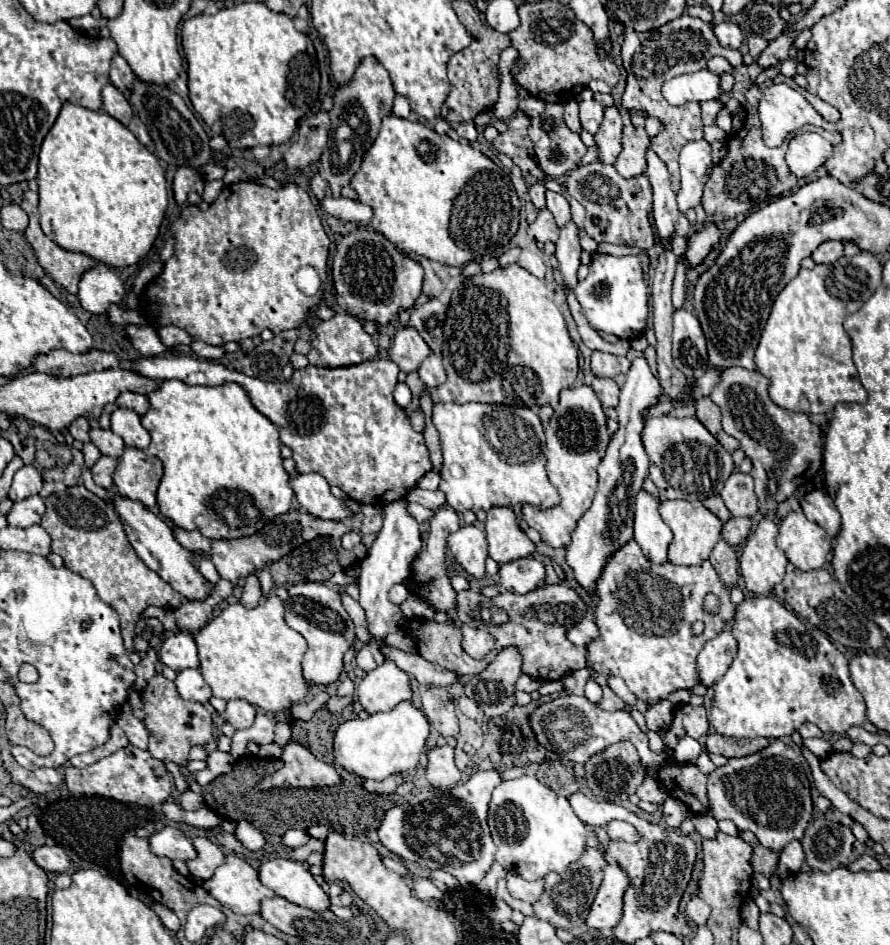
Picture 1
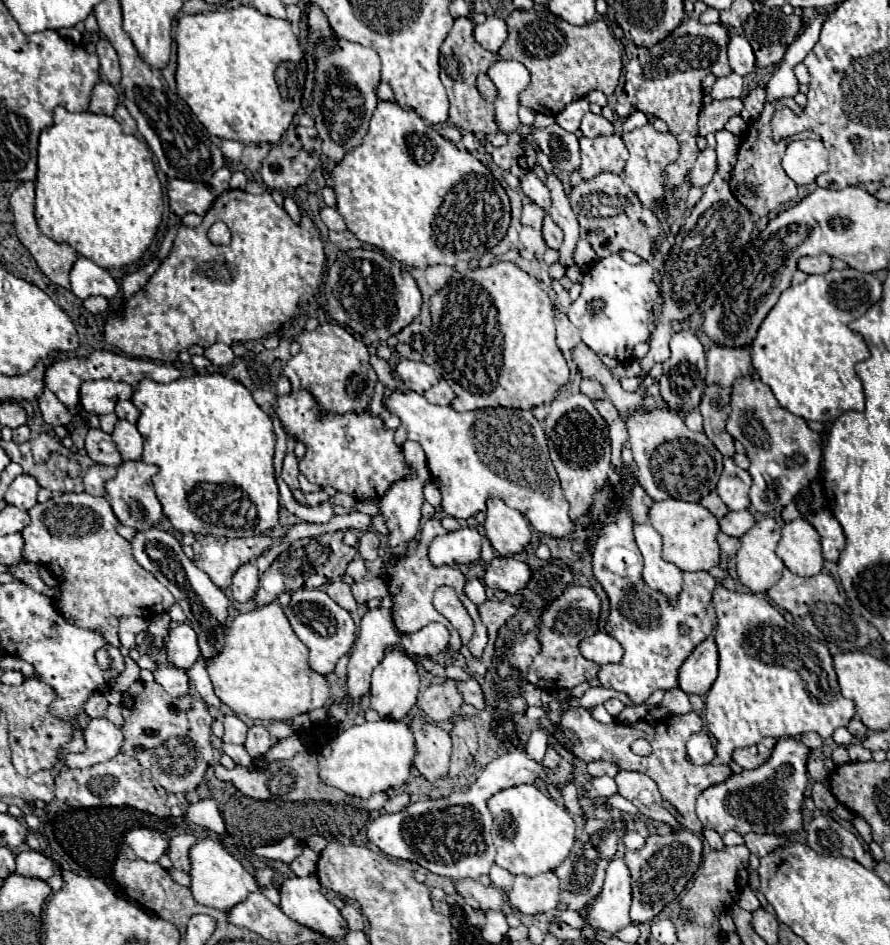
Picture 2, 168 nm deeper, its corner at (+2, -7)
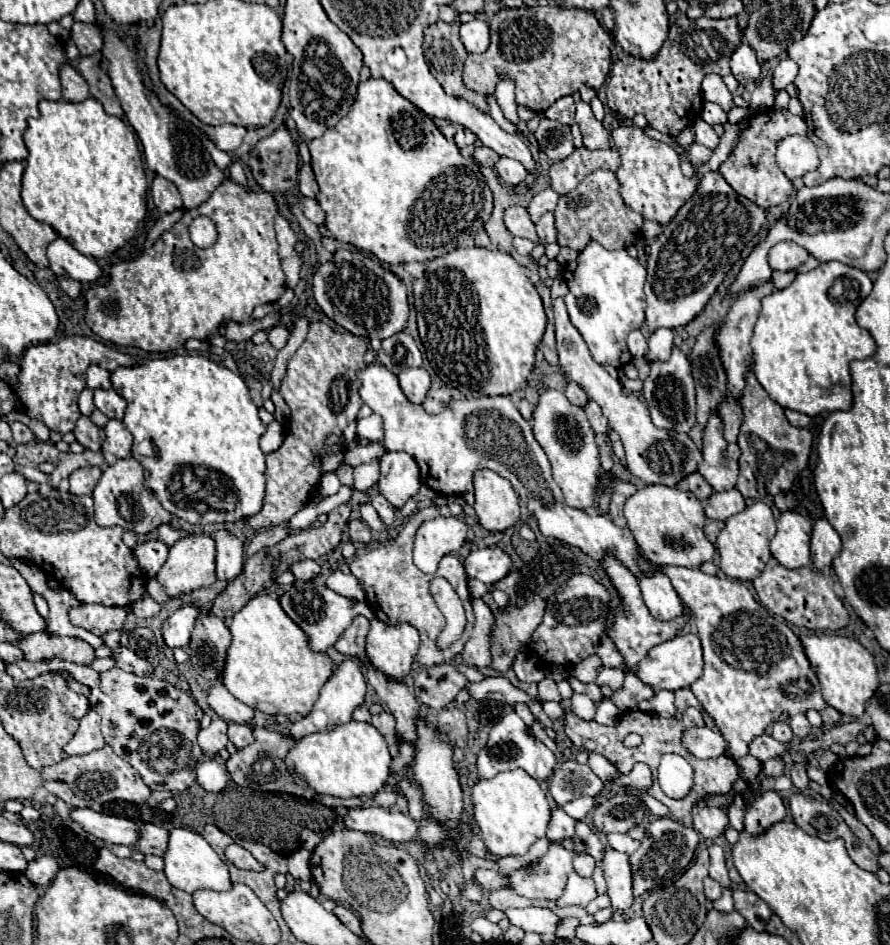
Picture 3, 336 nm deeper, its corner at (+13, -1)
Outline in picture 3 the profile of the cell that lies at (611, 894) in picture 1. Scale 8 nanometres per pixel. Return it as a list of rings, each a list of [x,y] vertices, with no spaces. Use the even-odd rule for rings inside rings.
[[[606,848],[604,858],[602,858],[602,872],[608,884],[608,896],[612,900],[612,910],[618,910],[618,912],[628,910],[634,900],[628,854]]]

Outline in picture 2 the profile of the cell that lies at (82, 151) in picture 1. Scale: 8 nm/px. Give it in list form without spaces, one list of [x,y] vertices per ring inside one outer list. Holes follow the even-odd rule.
[[[63,106],[53,110],[53,126],[41,132],[37,148],[35,218],[45,236],[71,244],[81,256],[101,268],[123,268],[139,260],[155,238],[164,208],[161,198],[163,190],[155,172],[153,154],[143,140],[123,134],[113,116],[93,112],[73,114]]]

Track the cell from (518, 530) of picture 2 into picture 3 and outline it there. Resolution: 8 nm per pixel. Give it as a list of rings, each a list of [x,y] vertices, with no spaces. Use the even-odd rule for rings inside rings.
[[[490,470],[474,474],[474,510],[482,528],[490,532],[504,532],[520,520],[518,496],[510,482]]]

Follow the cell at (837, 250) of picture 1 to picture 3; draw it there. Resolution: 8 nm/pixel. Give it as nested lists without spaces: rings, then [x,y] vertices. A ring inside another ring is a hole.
[[[778,242],[770,250],[770,266],[774,270],[798,270],[808,260],[808,256],[810,254],[794,242]]]

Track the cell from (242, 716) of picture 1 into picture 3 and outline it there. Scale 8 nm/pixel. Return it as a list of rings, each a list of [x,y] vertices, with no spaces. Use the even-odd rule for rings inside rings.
[[[214,718],[212,724],[198,734],[198,744],[204,750],[204,754],[218,754],[228,744],[228,734],[226,734],[228,722],[222,718]]]

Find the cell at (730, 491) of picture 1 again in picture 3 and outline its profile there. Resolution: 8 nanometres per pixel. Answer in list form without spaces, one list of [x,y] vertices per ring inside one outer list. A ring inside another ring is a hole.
[[[718,414],[710,416],[704,434],[704,462],[698,472],[714,488],[714,492],[726,492],[736,488],[738,480],[738,462],[726,456],[726,440],[722,438],[722,422]]]

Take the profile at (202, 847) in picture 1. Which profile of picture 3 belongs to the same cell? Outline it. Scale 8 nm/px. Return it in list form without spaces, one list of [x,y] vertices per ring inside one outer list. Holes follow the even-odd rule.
[[[146,824],[144,830],[140,832],[138,850],[144,854],[154,854],[154,856],[162,858],[162,854],[166,852],[166,842],[168,842],[168,830],[166,828]]]

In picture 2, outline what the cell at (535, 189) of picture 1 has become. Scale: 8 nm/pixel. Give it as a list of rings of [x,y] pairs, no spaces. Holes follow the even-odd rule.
[[[525,204],[523,206],[523,214],[521,214],[521,222],[527,224],[527,226],[533,226],[533,228],[541,228],[541,220],[543,220],[543,210],[537,206],[537,204]]]

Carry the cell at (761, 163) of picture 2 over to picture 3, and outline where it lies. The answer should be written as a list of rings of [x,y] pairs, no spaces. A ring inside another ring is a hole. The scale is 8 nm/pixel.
[[[770,108],[766,112],[760,112],[750,118],[750,124],[746,130],[742,130],[740,140],[736,148],[732,150],[730,158],[718,168],[718,172],[724,176],[724,180],[744,198],[756,202],[760,208],[768,210],[772,206],[782,204],[790,192],[792,192],[792,182],[784,176],[784,172],[776,166],[774,152],[776,144],[790,136],[790,134],[806,134],[808,126],[802,116],[794,116],[788,110],[776,110]]]

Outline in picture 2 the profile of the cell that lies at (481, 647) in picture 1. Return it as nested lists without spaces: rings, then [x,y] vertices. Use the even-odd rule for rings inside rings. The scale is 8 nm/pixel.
[[[429,518],[429,520],[423,524],[423,528],[421,528],[421,538],[419,538],[419,544],[417,544],[417,550],[415,550],[415,552],[411,552],[411,554],[407,554],[405,558],[397,560],[393,566],[391,566],[389,562],[383,562],[383,566],[381,566],[381,578],[387,582],[389,594],[391,594],[391,600],[393,600],[393,610],[391,610],[391,614],[393,614],[393,624],[395,624],[395,628],[397,628],[401,634],[413,634],[413,632],[419,632],[423,626],[427,626],[427,624],[431,624],[431,622],[441,622],[441,624],[445,624],[445,626],[449,628],[449,632],[451,632],[449,650],[451,650],[451,652],[459,652],[461,640],[459,640],[457,630],[449,624],[447,618],[443,618],[443,616],[433,608],[433,602],[431,602],[431,600],[433,600],[433,592],[435,592],[439,586],[453,586],[453,588],[459,592],[461,602],[465,604],[467,612],[469,612],[471,618],[475,620],[475,634],[473,634],[473,638],[471,638],[471,642],[469,642],[469,650],[471,650],[473,656],[479,656],[479,654],[483,652],[485,644],[487,644],[487,628],[483,626],[483,622],[481,622],[481,618],[479,618],[477,606],[475,606],[475,604],[465,596],[465,592],[463,592],[463,586],[467,584],[469,578],[465,578],[465,574],[463,574],[461,570],[455,570],[450,566],[433,568],[433,564],[429,564],[429,560],[427,560],[427,548],[429,548],[429,544],[431,544],[431,540],[433,540],[435,536],[439,536],[439,534],[445,534],[445,532],[447,532],[447,530],[441,526],[441,520],[439,520],[439,518]]]

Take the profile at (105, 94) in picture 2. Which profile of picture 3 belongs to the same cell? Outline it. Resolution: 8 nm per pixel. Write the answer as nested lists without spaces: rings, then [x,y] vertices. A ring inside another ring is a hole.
[[[62,66],[60,70],[60,80],[62,80],[62,96],[68,102],[82,102],[90,96],[90,86],[88,82],[70,66]]]

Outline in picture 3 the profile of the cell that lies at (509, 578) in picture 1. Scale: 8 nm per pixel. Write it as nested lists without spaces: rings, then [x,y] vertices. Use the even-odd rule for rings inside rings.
[[[494,546],[470,552],[470,556],[464,560],[464,568],[468,578],[476,578],[486,586],[492,586],[510,572],[512,560],[502,548]]]

